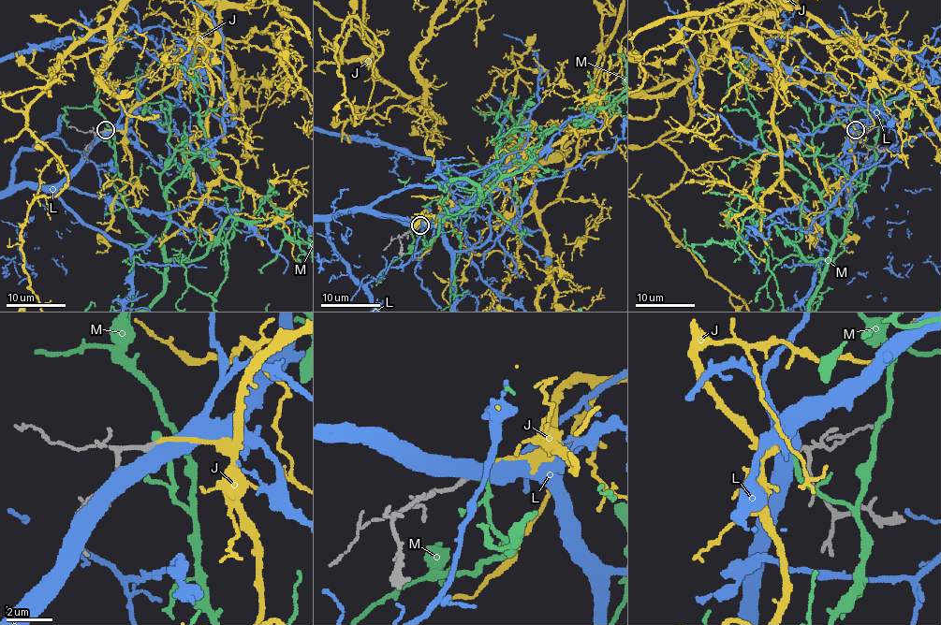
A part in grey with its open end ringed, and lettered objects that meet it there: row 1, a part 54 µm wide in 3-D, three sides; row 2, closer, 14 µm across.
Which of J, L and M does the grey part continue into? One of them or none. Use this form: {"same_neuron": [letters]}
{"same_neuron": ["J"]}

